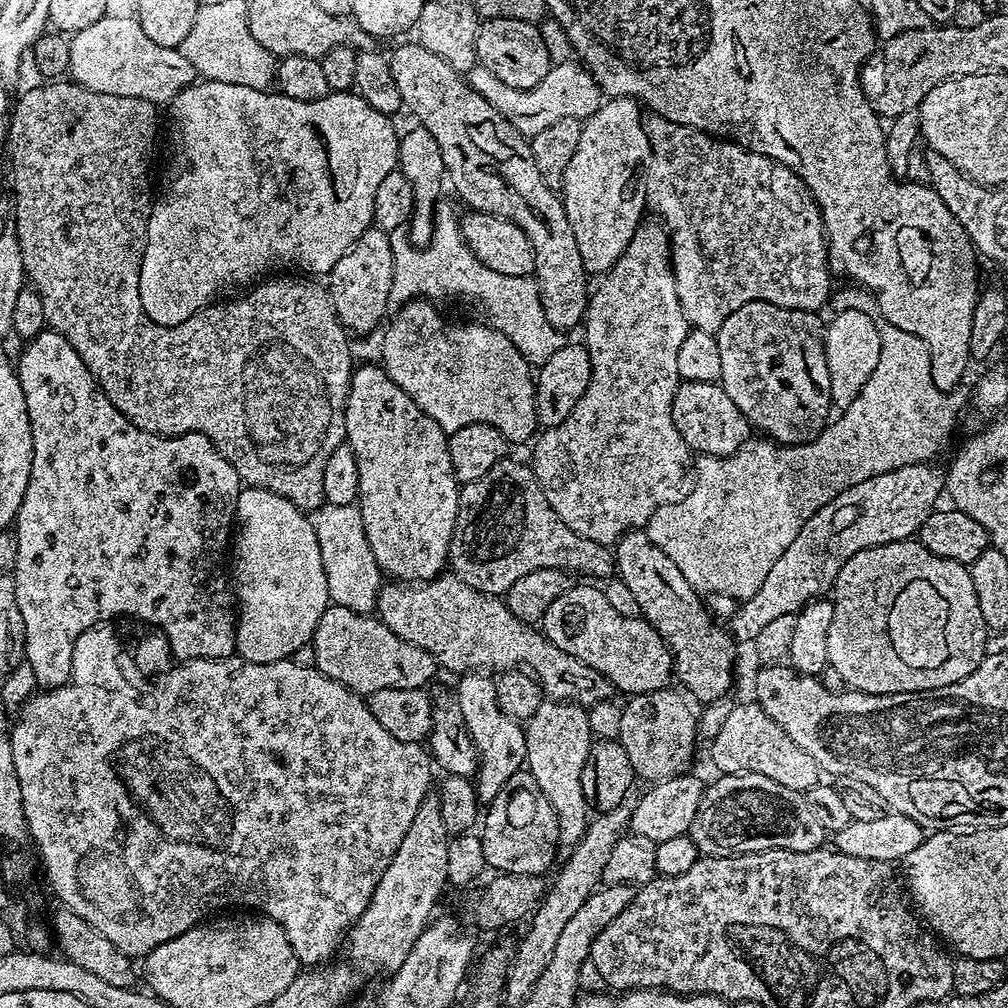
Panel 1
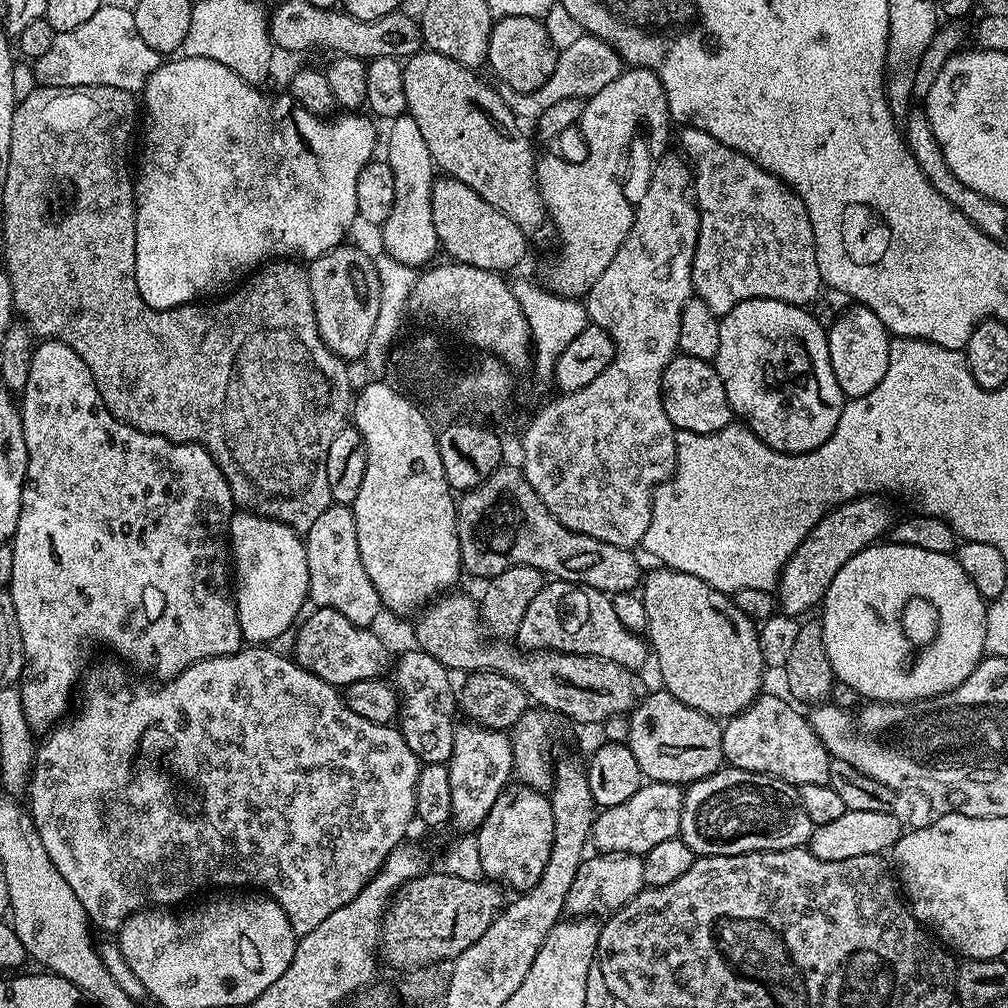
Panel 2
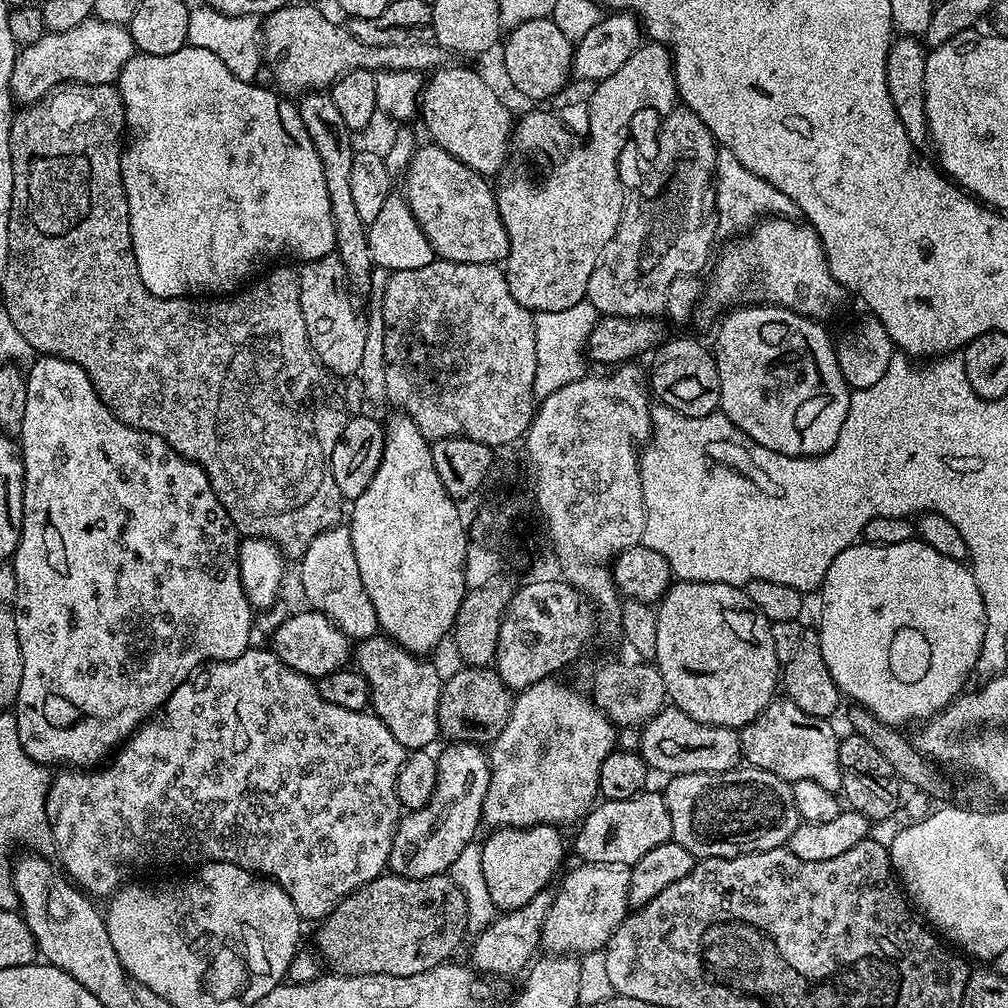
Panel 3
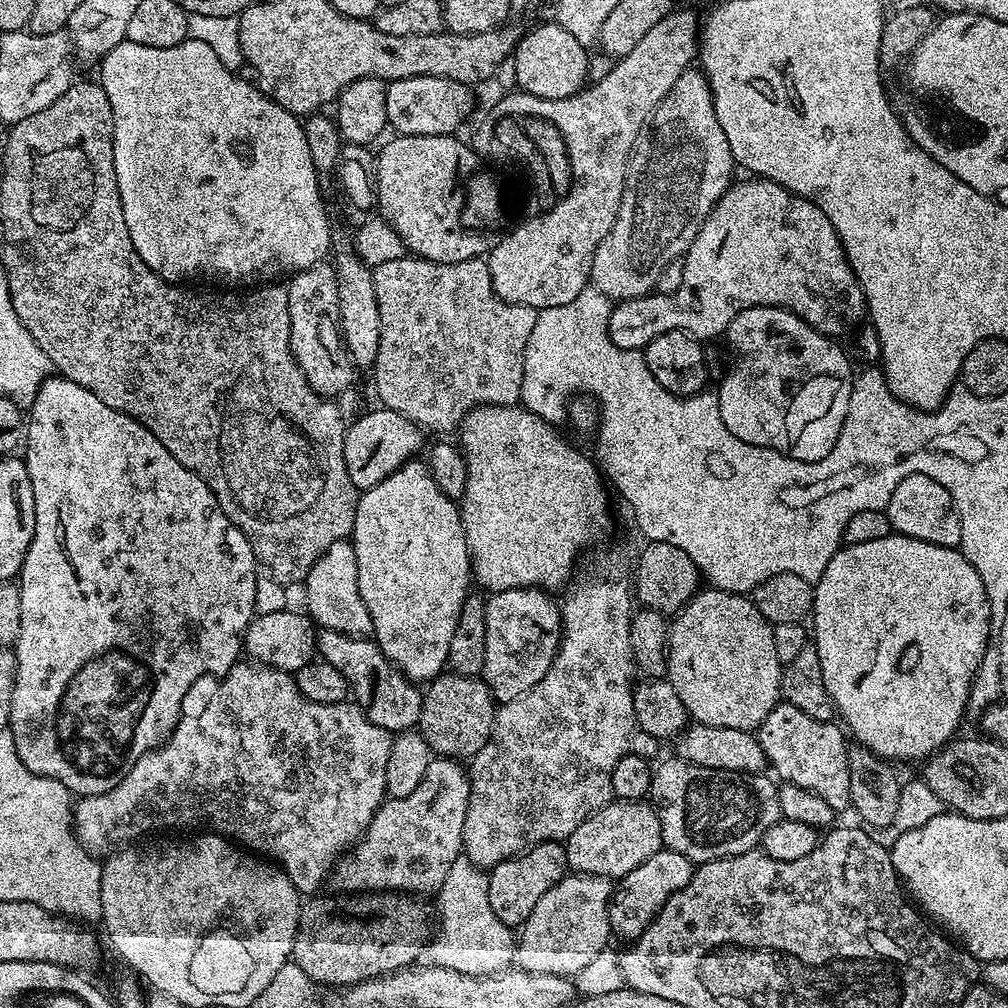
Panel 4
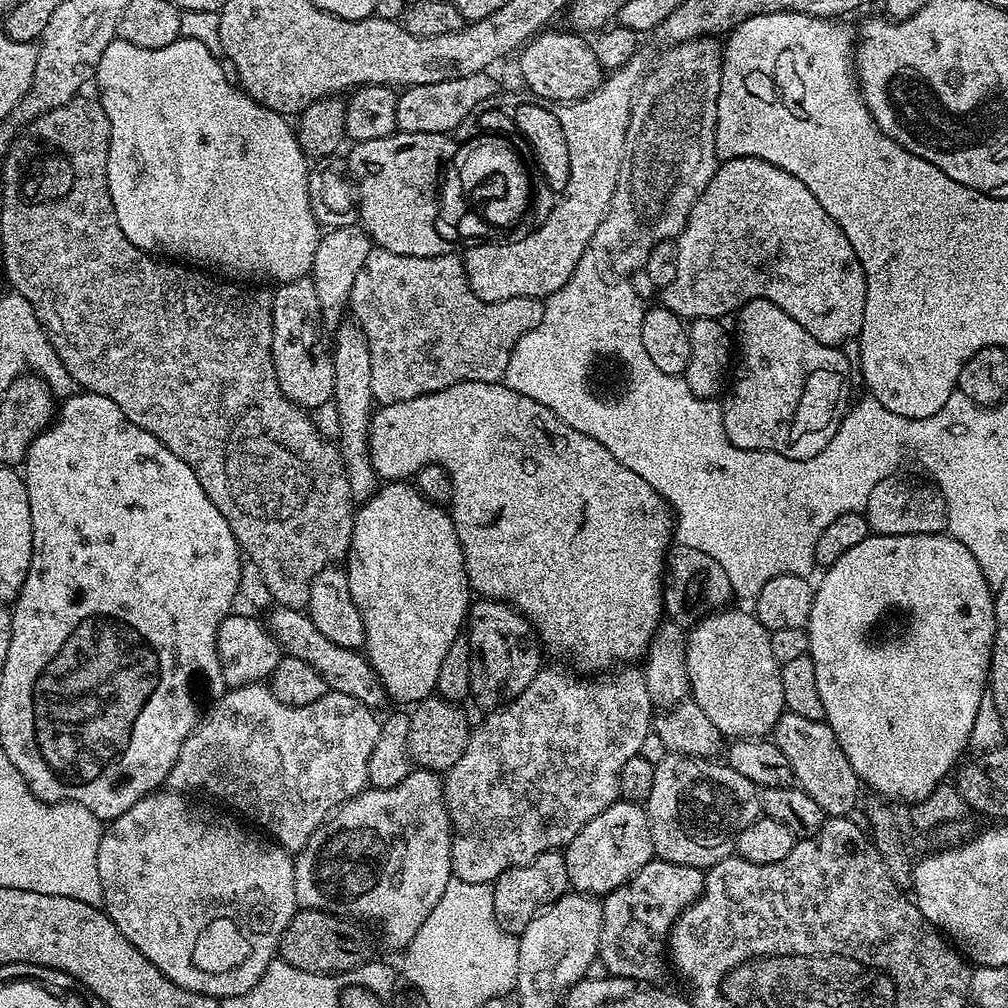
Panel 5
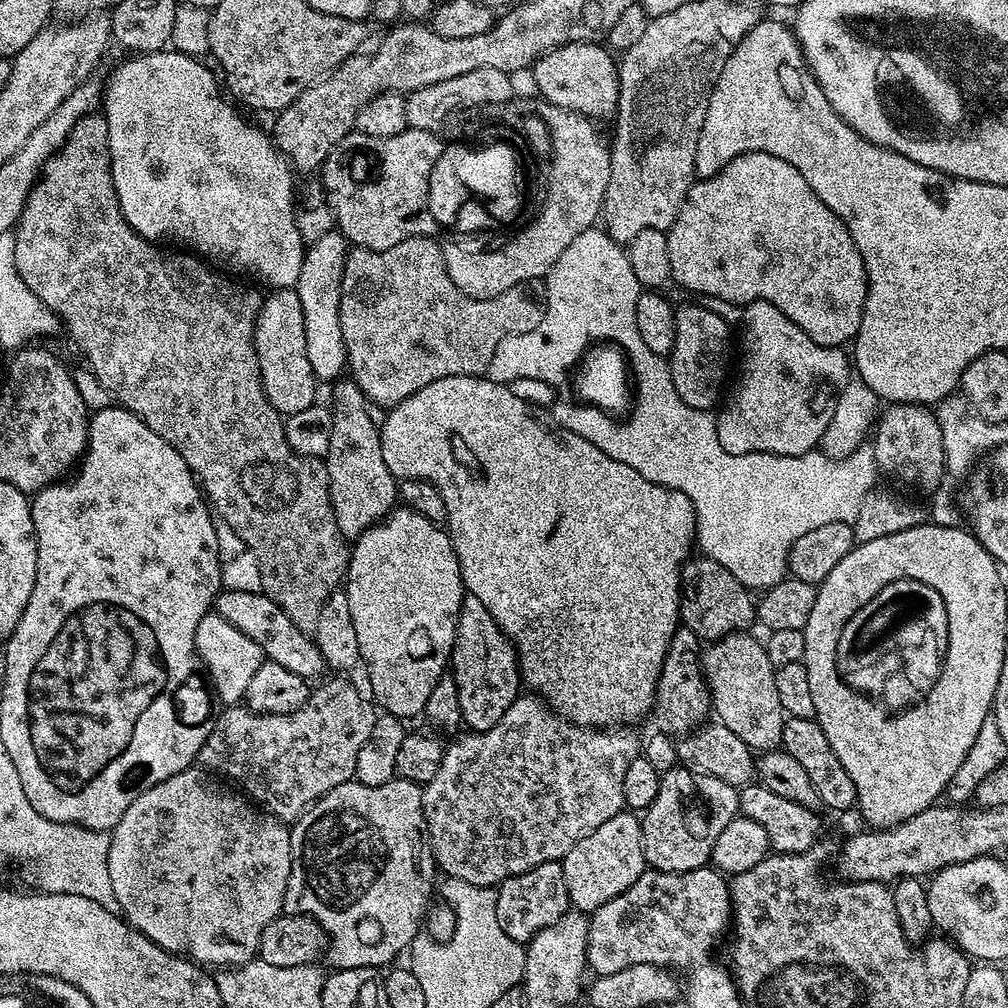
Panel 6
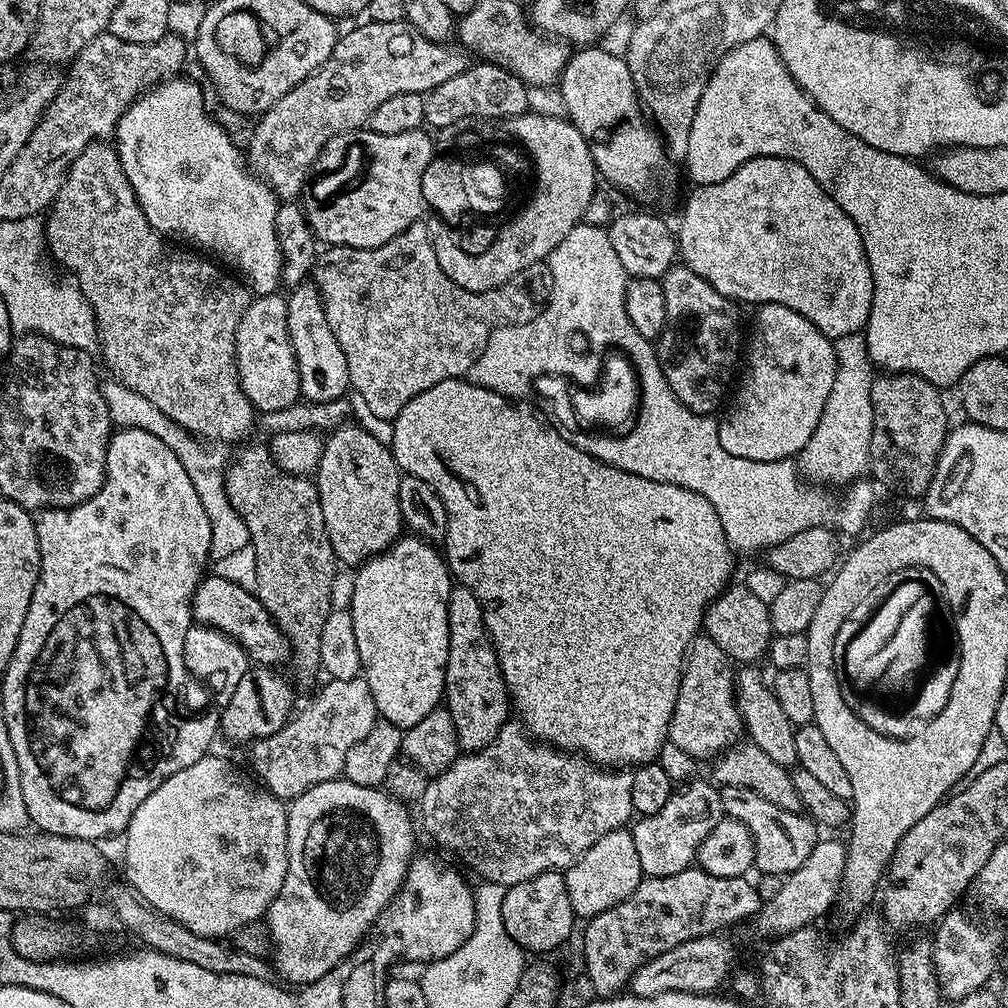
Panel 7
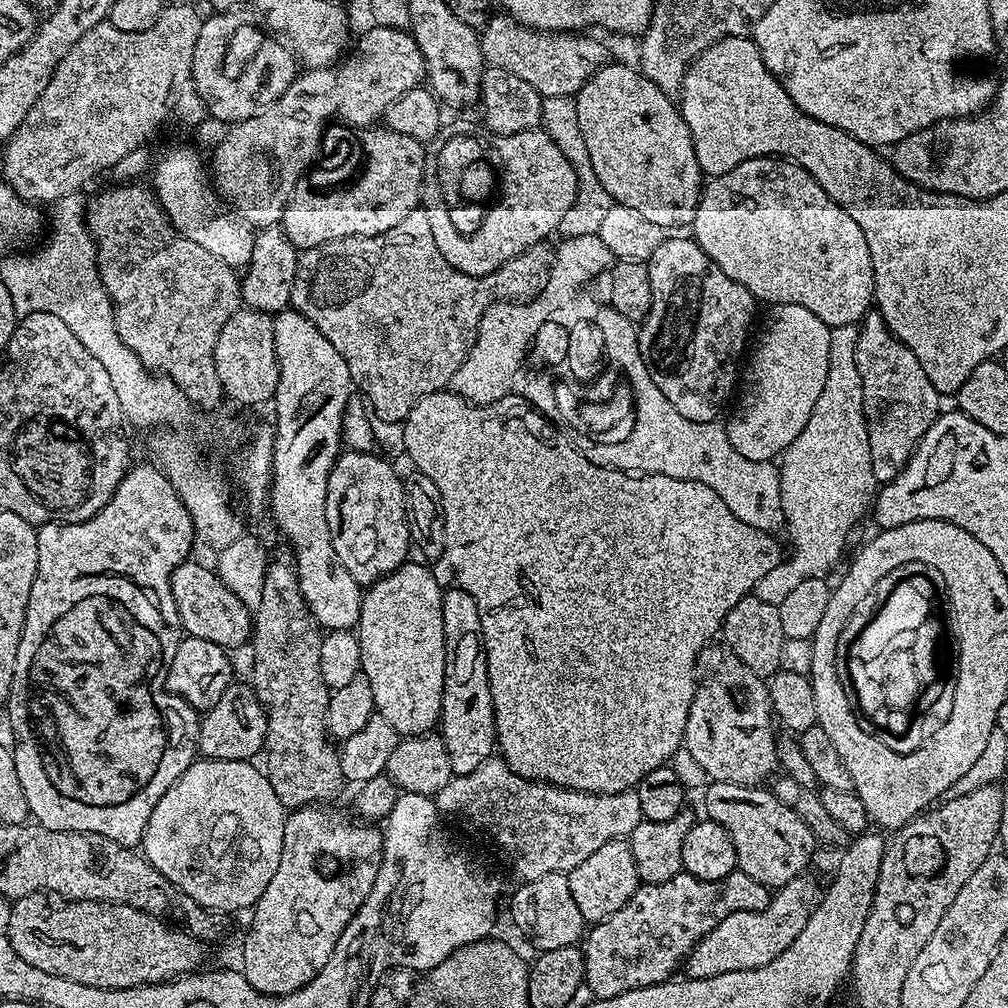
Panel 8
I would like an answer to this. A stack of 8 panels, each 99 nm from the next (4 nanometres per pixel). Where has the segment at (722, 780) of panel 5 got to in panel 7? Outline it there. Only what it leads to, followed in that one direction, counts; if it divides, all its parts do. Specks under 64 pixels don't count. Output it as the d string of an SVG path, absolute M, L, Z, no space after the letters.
M700 779L681 783L673 791L670 802L666 802L658 814L639 817L631 825L640 870L645 877L669 876L693 867L702 838L706 838L706 834L710 834L710 830L714 830L714 826L724 819L726 813L720 801L720 788L707 779Z

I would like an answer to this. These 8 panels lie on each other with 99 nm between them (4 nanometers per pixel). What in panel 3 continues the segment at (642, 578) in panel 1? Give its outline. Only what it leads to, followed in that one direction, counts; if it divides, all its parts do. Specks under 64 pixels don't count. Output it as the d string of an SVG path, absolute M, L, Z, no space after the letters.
M693 580L673 583L667 594L660 599L656 608L656 617L658 618L658 650L654 657L656 669L662 674L667 699L675 707L682 709L686 714L690 714L690 718L694 718L703 724L713 724L714 726L739 730L745 728L754 718L758 718L758 714L762 714L764 707L777 695L778 681L782 676L782 665L778 654L774 654L774 637L770 634L772 621L760 613L743 587L735 584L694 582Z

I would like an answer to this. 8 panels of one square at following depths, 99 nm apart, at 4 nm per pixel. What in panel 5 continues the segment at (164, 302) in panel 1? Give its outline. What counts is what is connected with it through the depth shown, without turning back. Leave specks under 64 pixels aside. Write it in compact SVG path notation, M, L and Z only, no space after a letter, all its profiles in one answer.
M119 38L112 40L110 46L106 46L102 54L102 62L98 62L96 67L94 88L100 91L98 99L106 110L106 118L110 118L112 137L106 174L110 186L110 198L114 202L114 214L118 214L118 226L122 226L122 234L126 234L126 238L130 238L130 242L134 242L134 246L138 246L142 251L159 254L164 258L179 258L228 282L251 282L260 286L268 282L264 280L276 280L277 285L297 280L311 273L314 250L318 250L318 242L322 235L322 229L310 210L310 196L306 190L309 157L300 149L295 127L280 113L254 102L254 98L245 94L243 88L233 83L225 65L223 63L220 65L216 59L218 59L217 53L206 50L202 42L183 38L158 50L139 48Z

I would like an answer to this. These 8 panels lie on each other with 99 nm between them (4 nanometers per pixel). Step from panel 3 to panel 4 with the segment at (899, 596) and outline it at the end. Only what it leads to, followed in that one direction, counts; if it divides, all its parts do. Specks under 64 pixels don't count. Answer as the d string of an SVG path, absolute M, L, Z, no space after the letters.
M897 534L877 538L874 542L858 542L841 547L840 551L834 554L834 558L830 558L822 578L815 581L812 593L810 632L814 637L818 658L822 662L822 682L826 682L826 690L851 739L889 762L897 762L896 760L924 762L957 735L956 727L959 726L960 719L965 719L966 716L972 679L982 662L984 651L990 646L988 628L990 629L991 624L992 615L990 602L986 598L986 586L982 586L978 570L974 570L974 566L965 558L963 552L956 548L934 545Z

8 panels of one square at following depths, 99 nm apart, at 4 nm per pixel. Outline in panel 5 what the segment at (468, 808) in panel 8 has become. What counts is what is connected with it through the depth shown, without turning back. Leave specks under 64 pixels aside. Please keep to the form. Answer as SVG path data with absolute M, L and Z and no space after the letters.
M620 666L615 670L605 671L599 678L585 678L567 667L564 668L541 667L530 682L530 686L522 690L522 694L489 711L485 715L488 717L477 728L475 725L469 731L466 748L462 750L462 758L458 758L458 762L454 762L452 769L443 777L444 805L448 811L448 821L452 823L452 875L455 879L462 882L492 884L506 870L529 864L534 858L538 858L538 854L563 849L572 841L574 834L578 834L578 830L582 830L582 826L590 822L590 818L598 818L602 810L616 803L620 795L618 778L622 774L622 766L629 758L640 755L642 742L646 734L652 731L654 705L646 690L644 673L636 666Z

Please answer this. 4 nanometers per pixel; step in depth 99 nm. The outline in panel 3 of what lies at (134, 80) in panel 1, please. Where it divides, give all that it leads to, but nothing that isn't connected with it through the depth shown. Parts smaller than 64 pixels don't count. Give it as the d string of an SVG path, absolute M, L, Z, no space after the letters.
M90 18L82 26L65 32L48 32L38 42L25 44L17 51L14 72L10 74L12 99L27 106L44 99L65 82L74 84L111 84L119 81L122 66L134 54L132 35L123 24Z

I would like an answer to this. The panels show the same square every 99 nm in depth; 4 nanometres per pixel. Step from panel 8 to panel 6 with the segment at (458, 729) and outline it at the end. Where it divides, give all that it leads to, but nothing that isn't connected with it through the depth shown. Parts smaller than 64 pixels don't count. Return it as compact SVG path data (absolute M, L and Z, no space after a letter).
M465 595L456 627L456 641L452 647L450 675L458 686L458 702L462 705L462 724L465 729L473 732L485 732L510 710L517 696L522 692L522 677L520 675L520 659L516 656L516 648L512 639L490 618L490 610L482 606L482 598Z

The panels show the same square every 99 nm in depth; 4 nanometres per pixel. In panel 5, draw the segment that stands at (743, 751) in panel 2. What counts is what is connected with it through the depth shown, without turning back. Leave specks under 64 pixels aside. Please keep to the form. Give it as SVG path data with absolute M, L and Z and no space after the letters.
M785 710L770 736L778 750L786 754L793 781L803 792L810 794L818 806L822 806L825 817L851 817L855 808L857 811L862 800L862 785L856 777L854 766L850 766L850 758L842 754L842 746L838 746L838 738L834 738L834 730L830 730L828 723L814 718L802 718L802 714Z

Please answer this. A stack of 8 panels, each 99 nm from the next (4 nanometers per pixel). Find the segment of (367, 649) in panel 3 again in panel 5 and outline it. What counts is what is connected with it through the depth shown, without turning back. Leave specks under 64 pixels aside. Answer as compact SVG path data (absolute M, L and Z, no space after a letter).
M276 606L268 614L266 627L276 637L281 649L287 655L302 658L302 662L310 662L310 666L314 666L314 670L318 670L318 674L322 674L329 690L350 694L350 698L358 698L358 702L362 702L366 707L380 710L384 700L386 701L386 693L378 674L372 669L372 663L369 662L363 651L334 646L334 642L330 642L330 638L325 638L319 632L318 626L314 626L307 611Z

